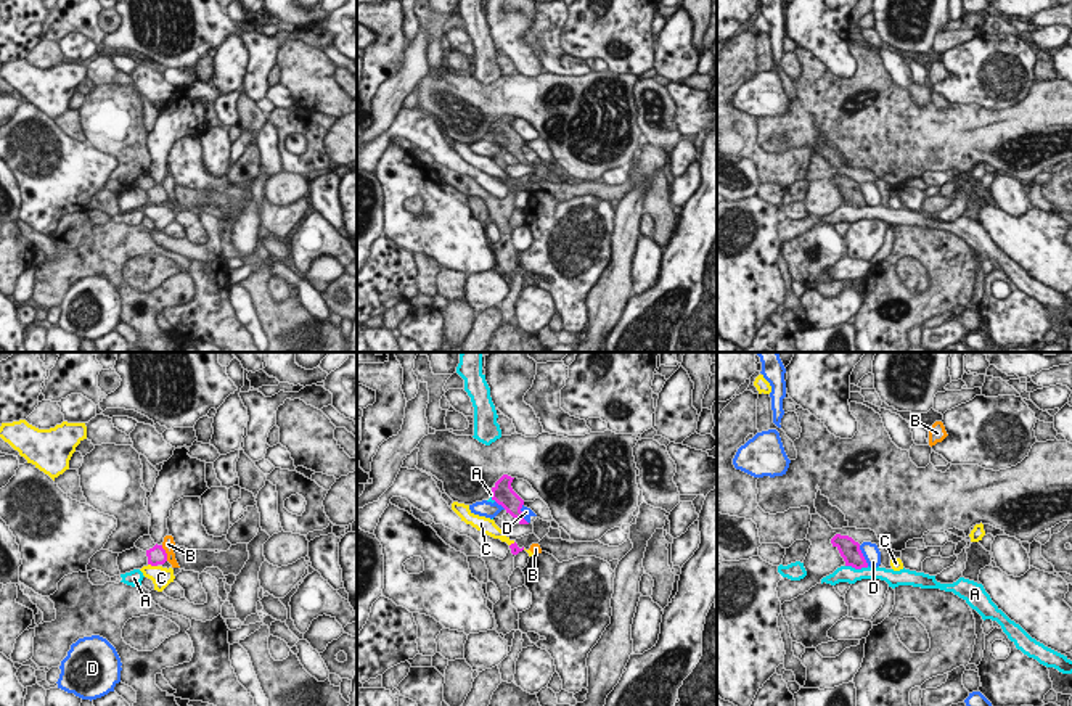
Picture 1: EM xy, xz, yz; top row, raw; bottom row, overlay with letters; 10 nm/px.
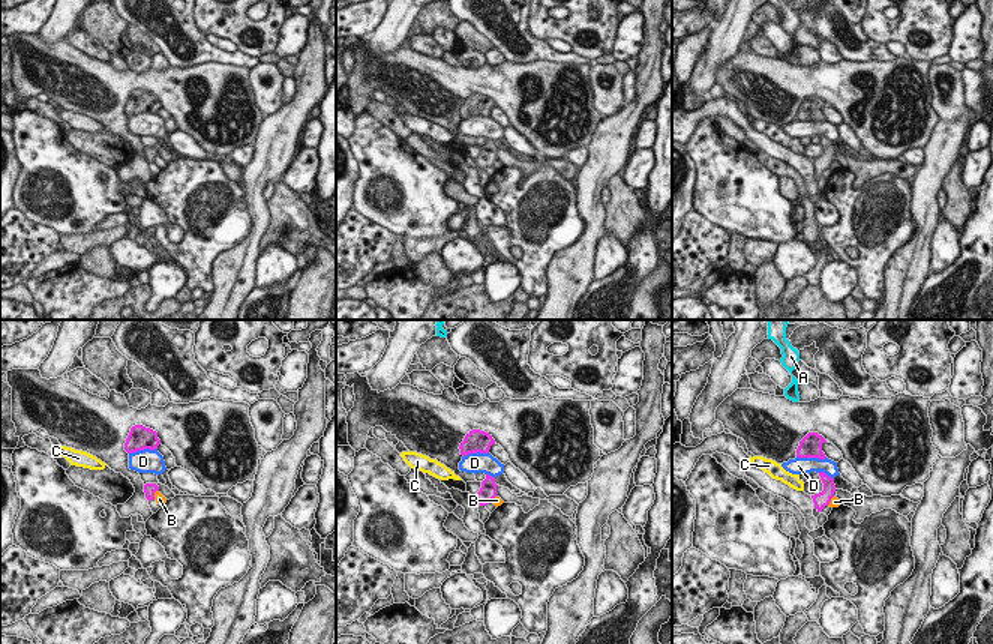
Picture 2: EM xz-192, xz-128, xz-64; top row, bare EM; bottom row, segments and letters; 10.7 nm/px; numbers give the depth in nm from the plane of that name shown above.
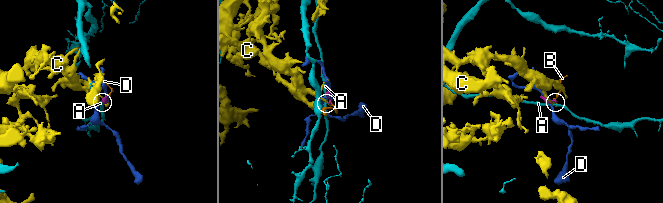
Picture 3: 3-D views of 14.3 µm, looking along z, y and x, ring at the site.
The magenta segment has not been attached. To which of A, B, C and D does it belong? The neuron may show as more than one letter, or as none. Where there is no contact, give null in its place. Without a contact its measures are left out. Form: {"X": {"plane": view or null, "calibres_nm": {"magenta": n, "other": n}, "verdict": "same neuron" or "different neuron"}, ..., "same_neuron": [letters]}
{"A": {"plane": "yz", "calibres_nm": {"magenta": 200, "other": 160}, "verdict": "different neuron"}, "B": {"plane": "xy", "calibres_nm": {"magenta": 190, "other": 120}, "verdict": "different neuron"}, "C": {"plane": "xy", "calibres_nm": {"magenta": 190, "other": 200}, "verdict": "different neuron"}, "D": {"plane": "yz", "calibres_nm": {"magenta": 200, "other": 170}, "verdict": "different neuron"}, "same_neuron": []}

